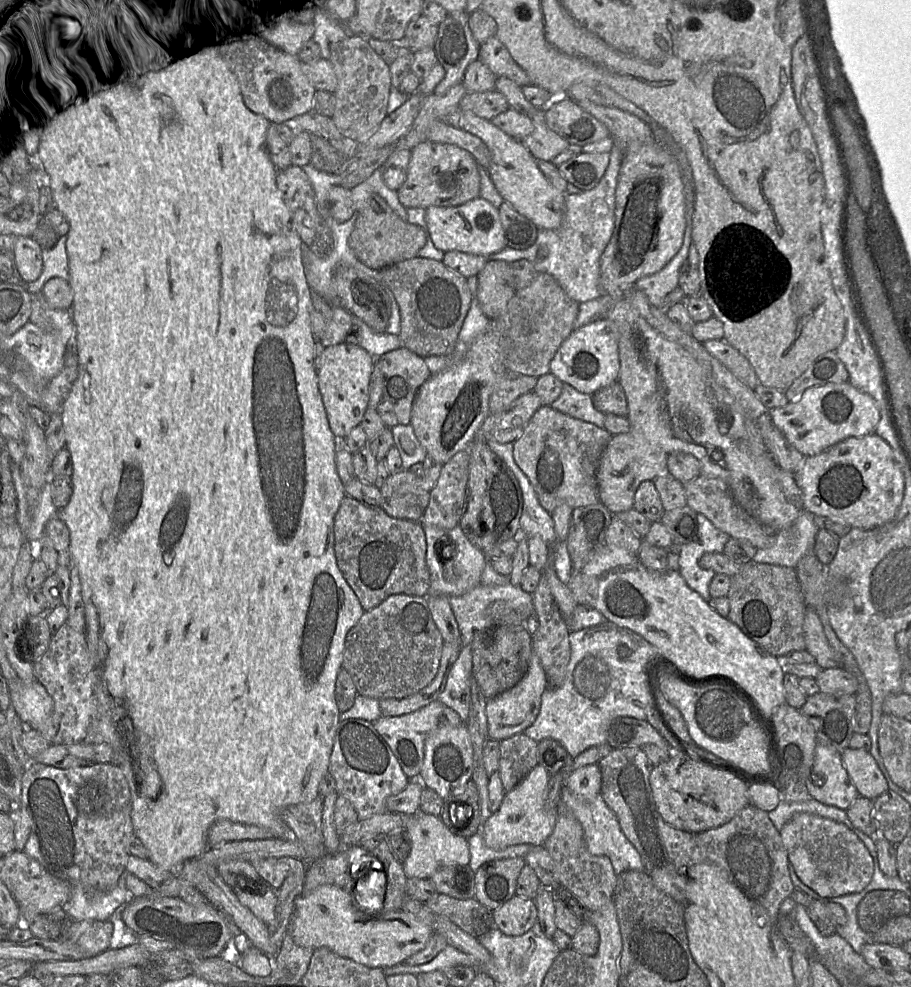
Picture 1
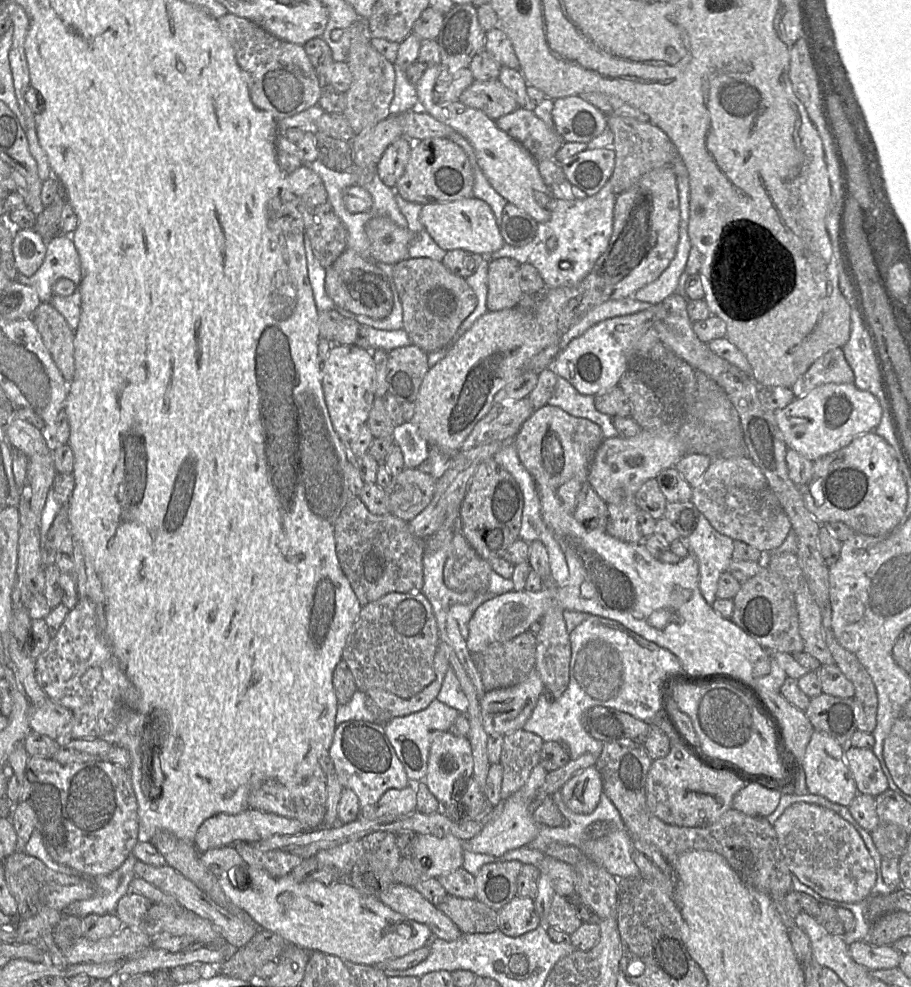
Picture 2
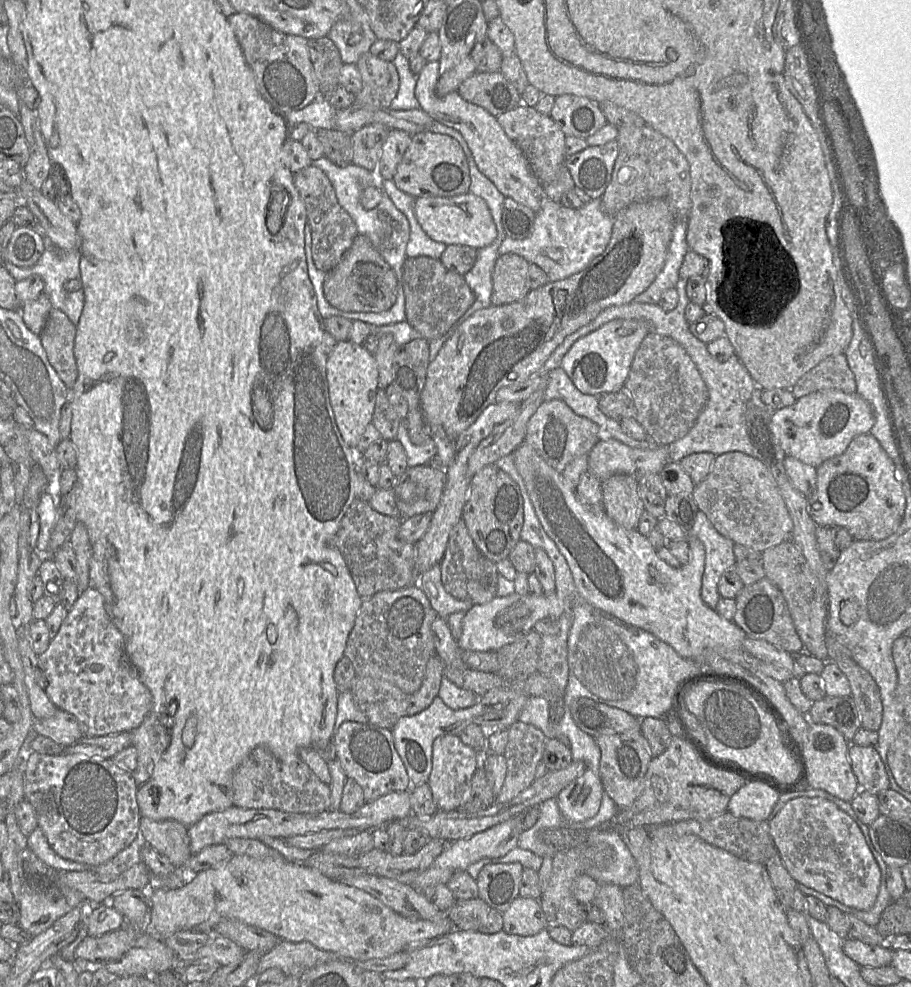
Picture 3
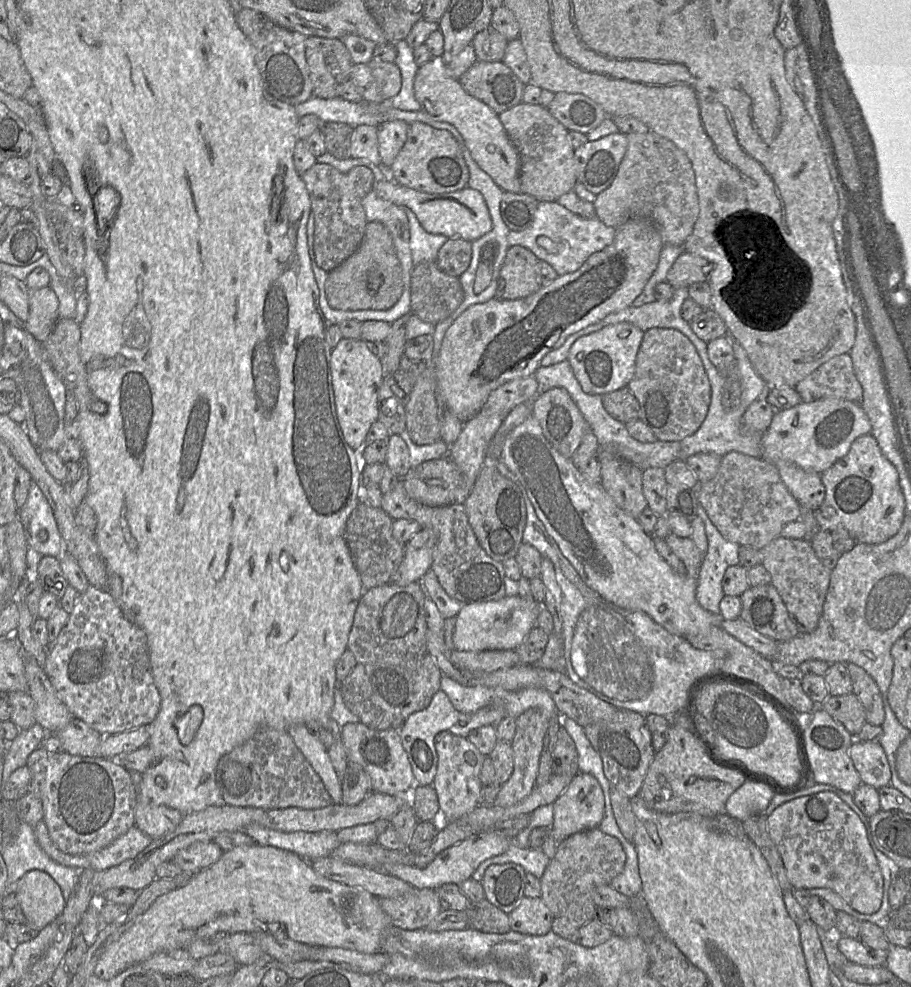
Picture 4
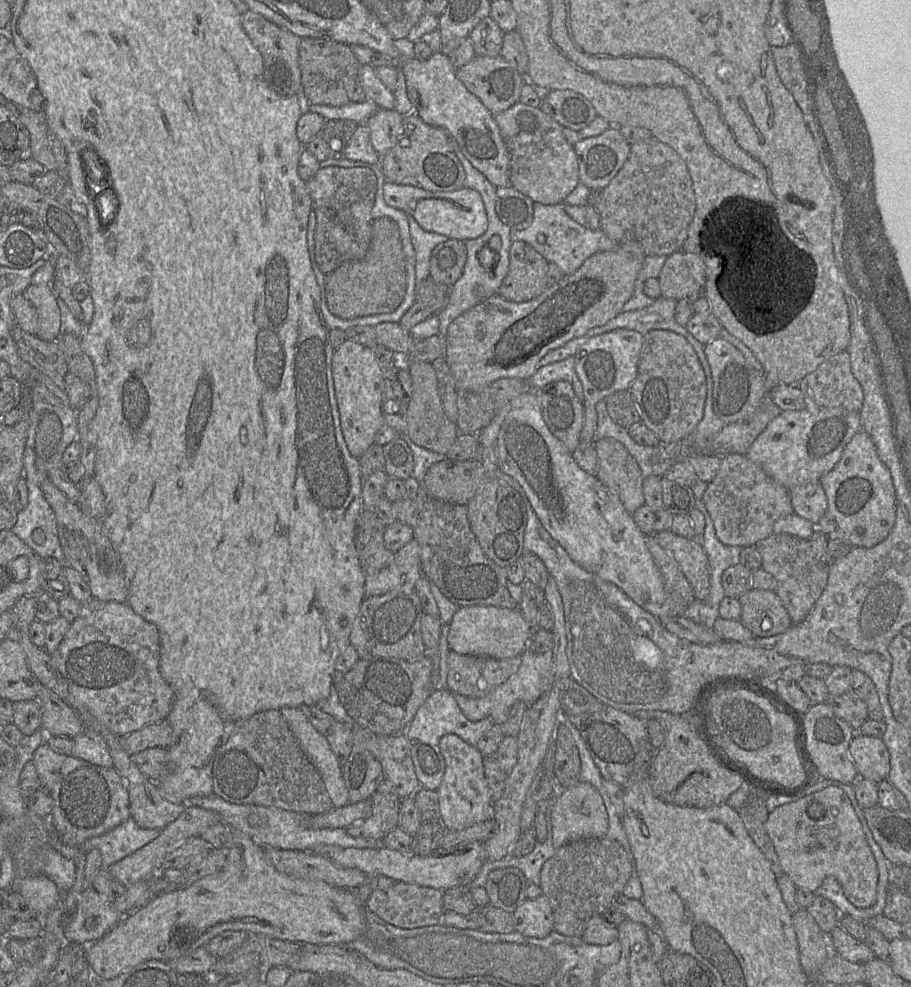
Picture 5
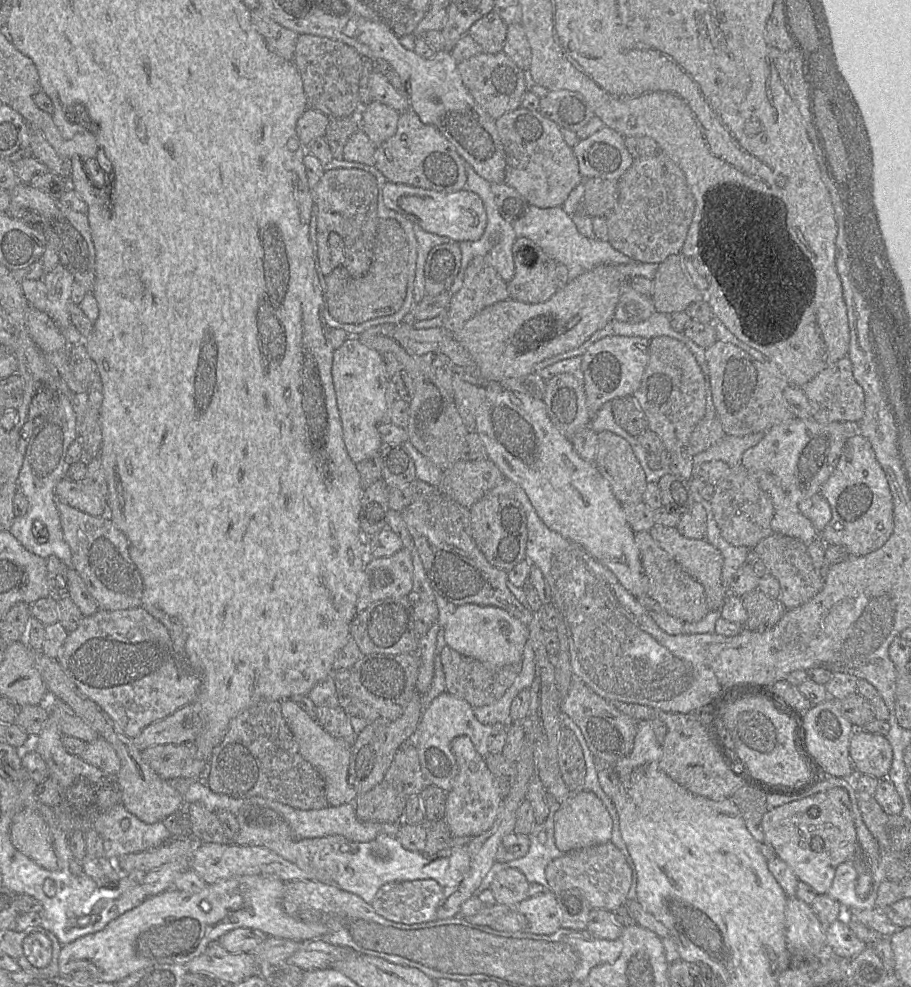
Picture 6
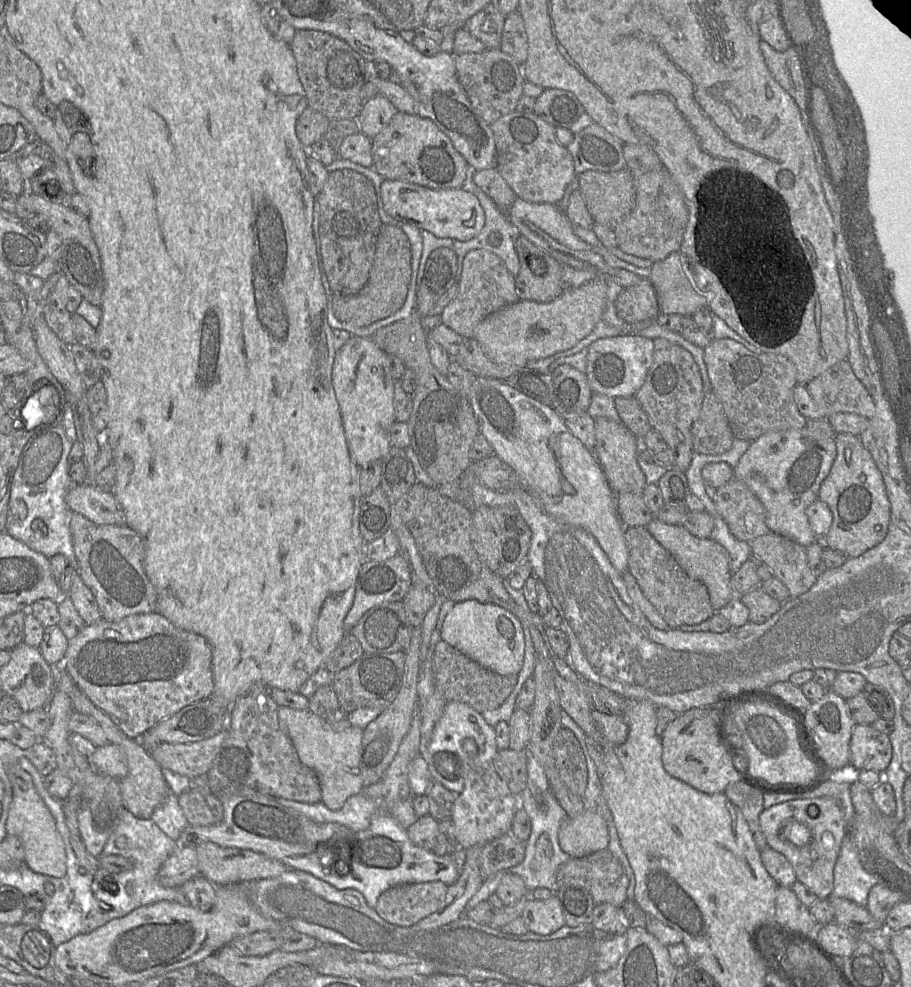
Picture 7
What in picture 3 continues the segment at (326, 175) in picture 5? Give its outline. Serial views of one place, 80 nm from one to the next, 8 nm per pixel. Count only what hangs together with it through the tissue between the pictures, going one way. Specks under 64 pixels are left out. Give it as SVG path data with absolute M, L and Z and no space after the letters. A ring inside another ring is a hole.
M309 165L300 170L294 174L294 184L305 204L307 223L311 228L314 264L319 270L329 272L338 264L358 235L356 225L338 203L334 188L321 169Z

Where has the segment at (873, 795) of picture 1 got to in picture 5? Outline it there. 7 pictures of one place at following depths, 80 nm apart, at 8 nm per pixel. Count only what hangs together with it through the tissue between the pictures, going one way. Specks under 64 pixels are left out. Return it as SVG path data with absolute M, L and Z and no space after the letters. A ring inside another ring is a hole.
M855 732L849 745L849 757L859 778L876 783L887 779L890 772L890 754L882 738Z

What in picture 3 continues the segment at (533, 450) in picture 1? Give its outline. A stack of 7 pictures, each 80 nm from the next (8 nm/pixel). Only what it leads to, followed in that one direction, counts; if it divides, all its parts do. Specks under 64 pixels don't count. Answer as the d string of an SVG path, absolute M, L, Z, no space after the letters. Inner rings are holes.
M545 400L529 419L524 442L531 445L548 465L563 472L572 460L590 453L599 441L598 430L596 423L577 415L564 401Z

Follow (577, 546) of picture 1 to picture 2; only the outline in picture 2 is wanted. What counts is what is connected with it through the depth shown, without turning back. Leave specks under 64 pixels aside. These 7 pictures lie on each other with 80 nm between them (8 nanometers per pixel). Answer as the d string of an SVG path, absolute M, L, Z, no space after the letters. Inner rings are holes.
M586 481L577 496L574 518L589 530L606 529L608 521L607 503Z

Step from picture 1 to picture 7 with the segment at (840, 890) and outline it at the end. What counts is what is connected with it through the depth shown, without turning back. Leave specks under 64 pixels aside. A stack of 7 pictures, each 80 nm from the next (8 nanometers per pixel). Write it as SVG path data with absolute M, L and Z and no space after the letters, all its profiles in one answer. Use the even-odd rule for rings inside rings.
M830 796L796 799L764 809L759 823L768 846L784 855L793 866L796 878L819 899L827 899L834 888L834 866L848 824L840 802Z

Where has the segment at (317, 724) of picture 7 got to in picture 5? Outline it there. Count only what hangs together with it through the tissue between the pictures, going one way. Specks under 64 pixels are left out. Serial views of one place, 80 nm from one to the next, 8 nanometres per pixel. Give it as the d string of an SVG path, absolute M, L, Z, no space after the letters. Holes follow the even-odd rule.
M283 707L281 713L308 760L318 770L335 808L350 803L348 789L342 776L342 762L305 714L294 707Z

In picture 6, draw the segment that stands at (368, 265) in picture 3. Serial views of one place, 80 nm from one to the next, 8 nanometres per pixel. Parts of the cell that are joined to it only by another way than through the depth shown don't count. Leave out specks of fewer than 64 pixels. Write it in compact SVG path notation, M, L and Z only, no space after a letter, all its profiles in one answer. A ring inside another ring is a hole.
M378 219L373 260L367 273L354 278L338 266L325 280L328 309L338 322L359 324L396 313L404 303L408 283L408 241L404 230L394 219Z

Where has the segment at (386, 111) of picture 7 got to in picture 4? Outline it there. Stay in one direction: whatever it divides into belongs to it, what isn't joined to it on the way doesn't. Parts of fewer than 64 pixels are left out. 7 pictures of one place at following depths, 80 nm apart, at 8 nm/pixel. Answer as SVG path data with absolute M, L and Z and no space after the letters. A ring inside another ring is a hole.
M402 120L382 123L378 129L378 152L380 165L386 170L392 165L407 138L409 124Z

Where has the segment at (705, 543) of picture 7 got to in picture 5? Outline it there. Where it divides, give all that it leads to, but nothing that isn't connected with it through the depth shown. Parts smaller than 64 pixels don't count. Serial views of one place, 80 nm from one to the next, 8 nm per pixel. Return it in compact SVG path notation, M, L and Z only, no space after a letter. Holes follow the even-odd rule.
M671 530L655 533L655 540L679 564L697 600L704 600L710 592L708 558L698 538L687 539Z

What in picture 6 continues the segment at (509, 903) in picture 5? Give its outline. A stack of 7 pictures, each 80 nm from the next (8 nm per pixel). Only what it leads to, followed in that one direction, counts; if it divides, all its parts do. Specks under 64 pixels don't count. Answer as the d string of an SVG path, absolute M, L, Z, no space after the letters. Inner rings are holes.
M515 868L504 869L497 873L489 889L497 904L508 907L516 907L529 897L529 882L525 875Z

